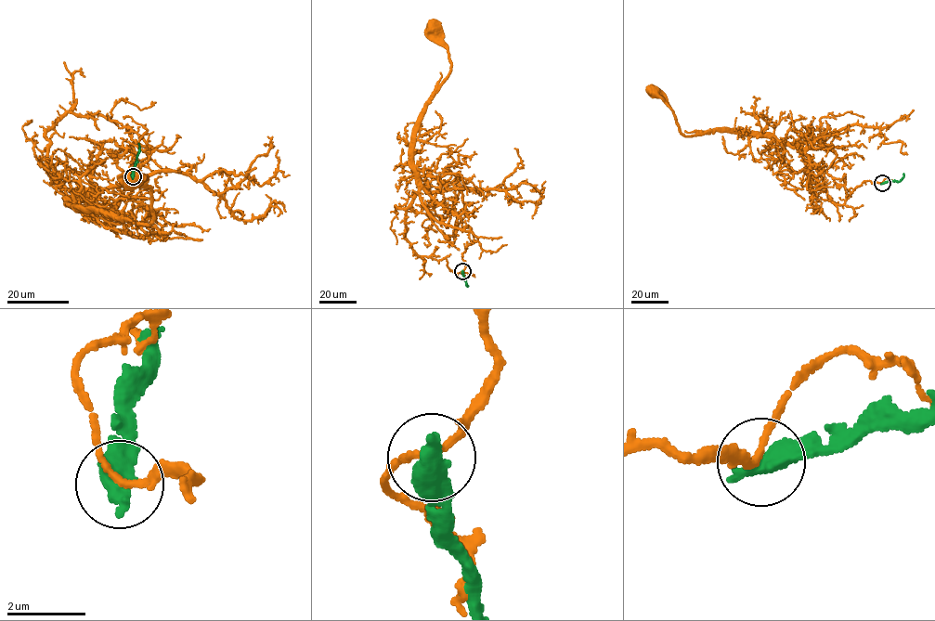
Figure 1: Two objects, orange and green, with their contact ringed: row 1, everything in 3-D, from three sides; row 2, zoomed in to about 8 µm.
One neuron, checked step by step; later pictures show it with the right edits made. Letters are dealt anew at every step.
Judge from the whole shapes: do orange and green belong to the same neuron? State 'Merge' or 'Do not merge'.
Do not merge

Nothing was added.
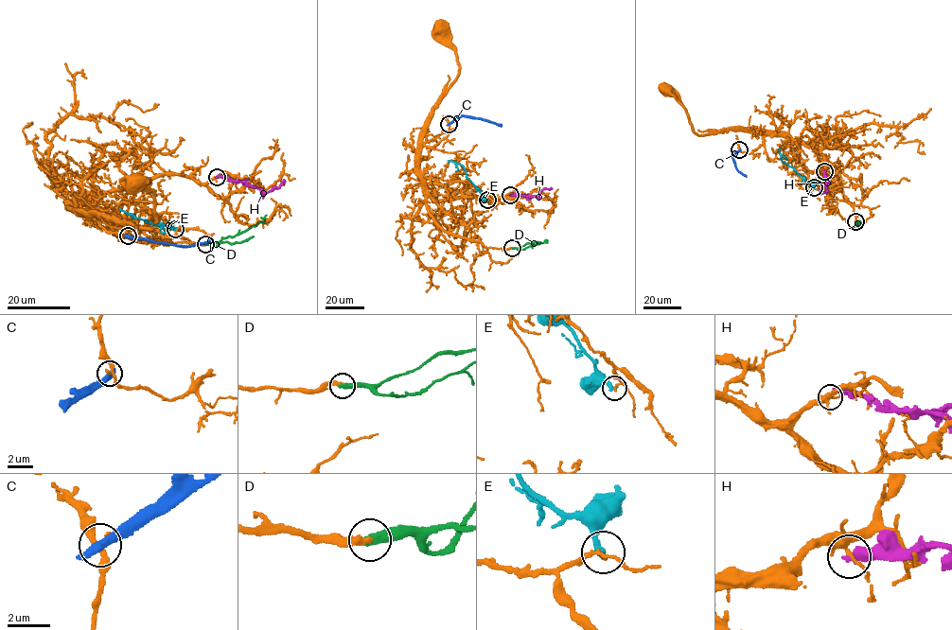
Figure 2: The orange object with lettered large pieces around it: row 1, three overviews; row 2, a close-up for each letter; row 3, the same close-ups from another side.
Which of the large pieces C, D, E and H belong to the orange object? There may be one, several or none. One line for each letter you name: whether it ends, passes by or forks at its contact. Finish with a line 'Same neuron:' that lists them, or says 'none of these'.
D: it ends there
Same neuron: D

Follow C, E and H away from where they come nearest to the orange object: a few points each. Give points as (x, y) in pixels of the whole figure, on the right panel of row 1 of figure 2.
C: (739, 149), (732, 155), (733, 162), (737, 171), (746, 176)
E: (814, 187), (782, 161), (780, 148)
H: (825, 171), (826, 189), (819, 191), (822, 188)

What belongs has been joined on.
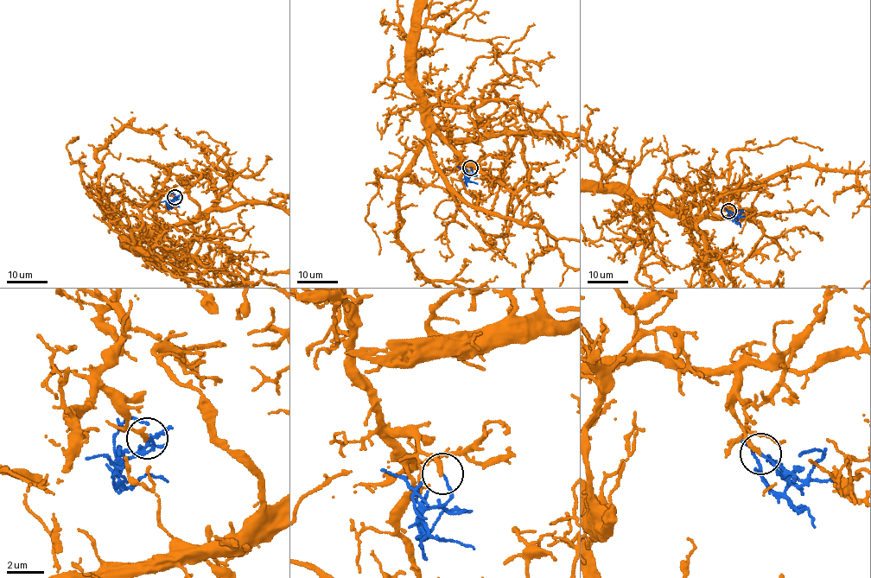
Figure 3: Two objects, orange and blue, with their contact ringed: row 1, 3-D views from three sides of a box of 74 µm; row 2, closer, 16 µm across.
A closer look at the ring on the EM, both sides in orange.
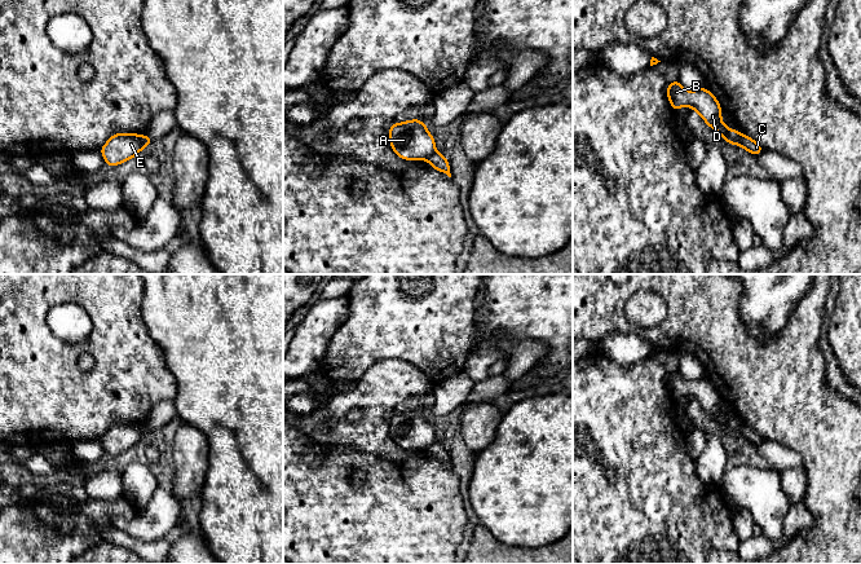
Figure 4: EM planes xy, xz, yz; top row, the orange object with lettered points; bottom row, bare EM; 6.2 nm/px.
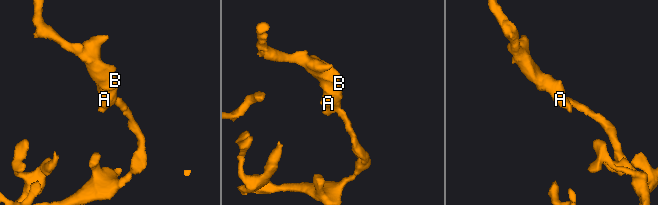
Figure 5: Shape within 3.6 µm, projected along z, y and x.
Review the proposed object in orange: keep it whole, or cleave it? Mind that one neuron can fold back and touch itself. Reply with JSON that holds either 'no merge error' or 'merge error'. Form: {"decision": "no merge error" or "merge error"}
{"decision": "merge error"}

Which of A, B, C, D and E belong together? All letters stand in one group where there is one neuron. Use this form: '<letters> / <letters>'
A B D E / C

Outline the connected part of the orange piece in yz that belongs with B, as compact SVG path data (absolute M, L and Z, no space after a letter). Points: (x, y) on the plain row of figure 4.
M675 370L667 375L667 388L675 402L683 396L690 396L727 432L742 435L742 424L737 419L729 419L721 411L721 396L708 379L702 376L689 382Z

